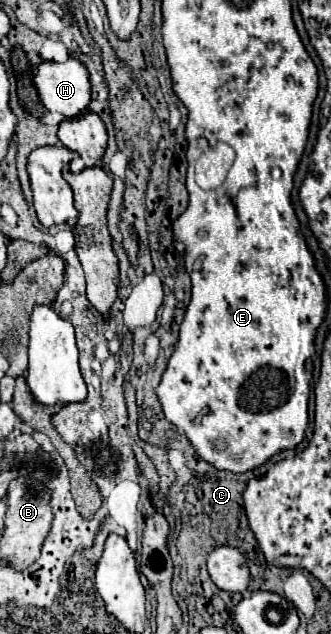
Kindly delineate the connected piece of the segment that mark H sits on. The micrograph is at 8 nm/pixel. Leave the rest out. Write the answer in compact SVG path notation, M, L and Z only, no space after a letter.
M68 58L66 62L42 62L34 72L34 88L48 112L74 118L90 104L90 82L86 68Z

